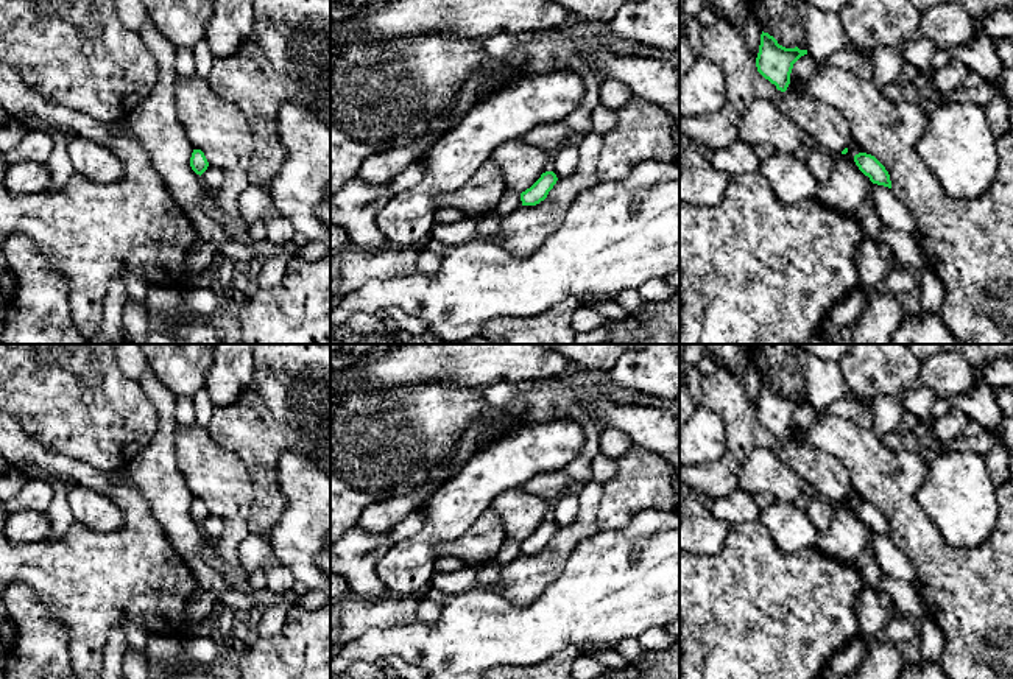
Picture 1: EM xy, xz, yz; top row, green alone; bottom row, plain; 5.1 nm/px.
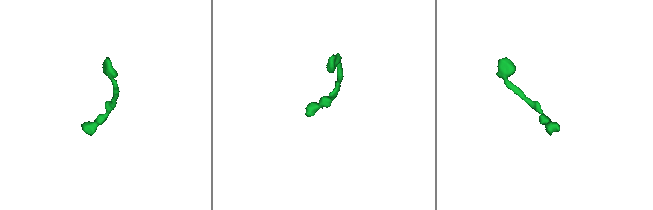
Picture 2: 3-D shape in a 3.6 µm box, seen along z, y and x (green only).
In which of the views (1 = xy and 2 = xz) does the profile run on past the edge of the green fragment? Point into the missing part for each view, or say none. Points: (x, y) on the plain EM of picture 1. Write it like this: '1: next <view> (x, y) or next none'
1: next none
2: next none

